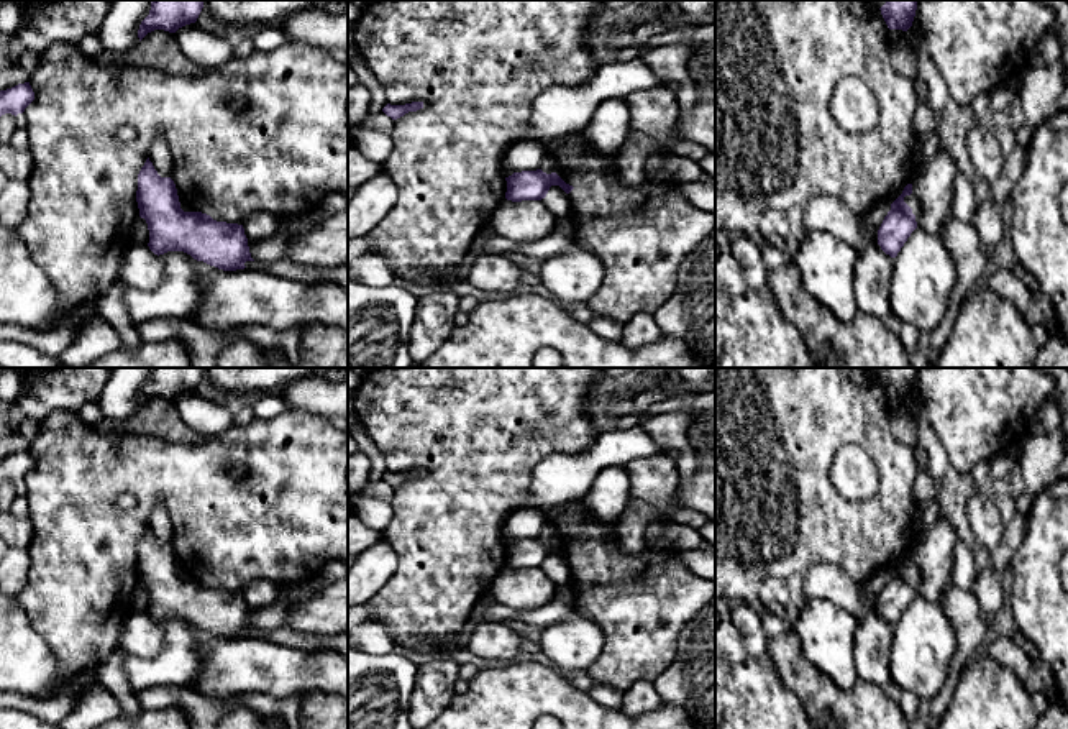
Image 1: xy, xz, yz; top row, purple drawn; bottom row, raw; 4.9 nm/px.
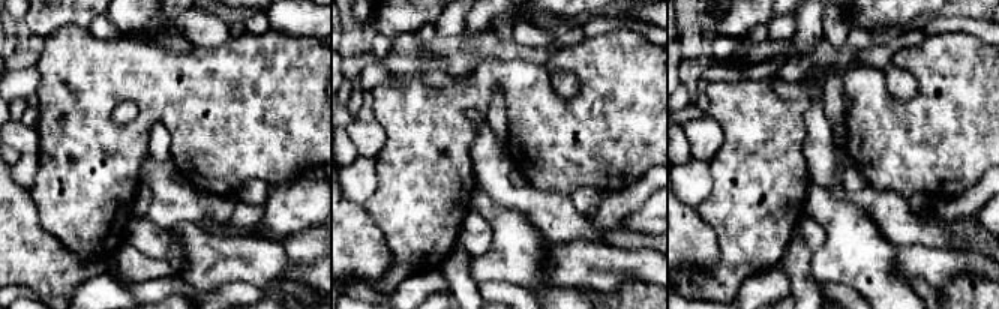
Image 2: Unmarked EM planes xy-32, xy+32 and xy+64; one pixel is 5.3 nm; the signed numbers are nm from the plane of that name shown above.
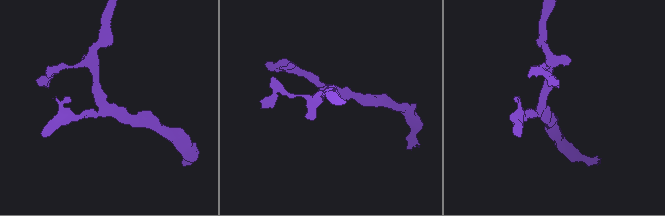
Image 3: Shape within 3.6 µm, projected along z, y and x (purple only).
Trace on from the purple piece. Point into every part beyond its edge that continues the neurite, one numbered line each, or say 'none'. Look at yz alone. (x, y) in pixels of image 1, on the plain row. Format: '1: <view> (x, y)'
none

